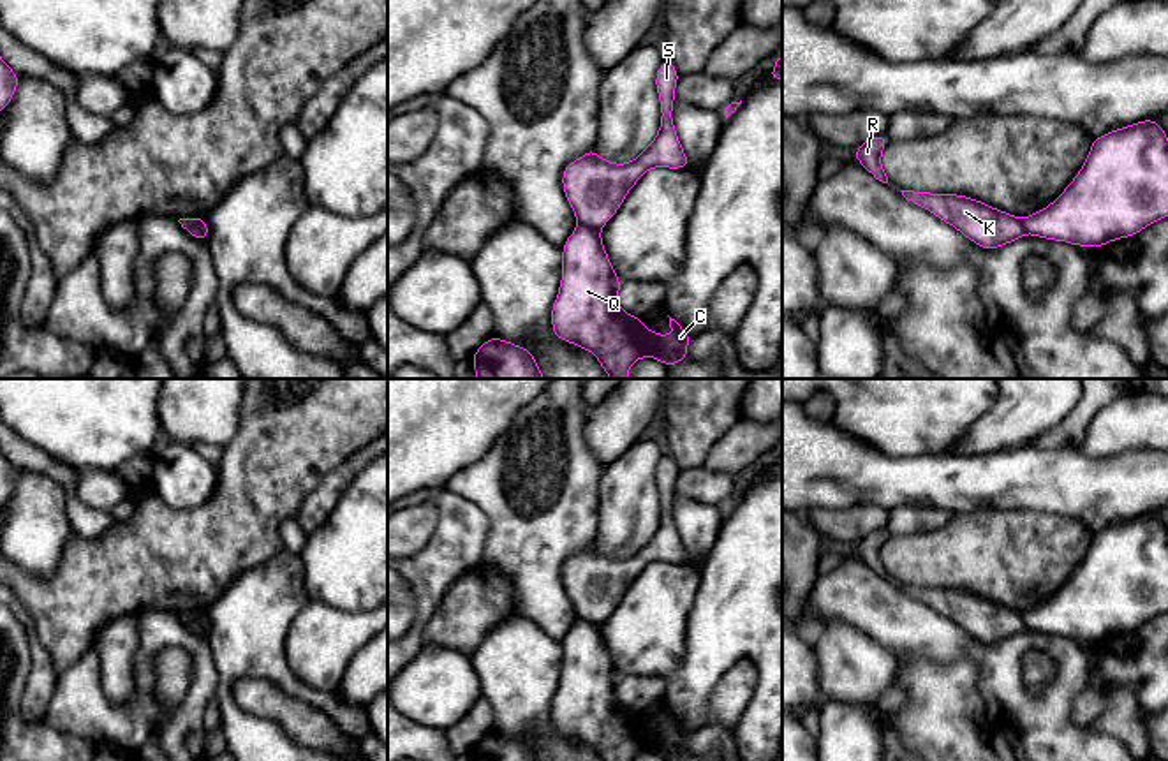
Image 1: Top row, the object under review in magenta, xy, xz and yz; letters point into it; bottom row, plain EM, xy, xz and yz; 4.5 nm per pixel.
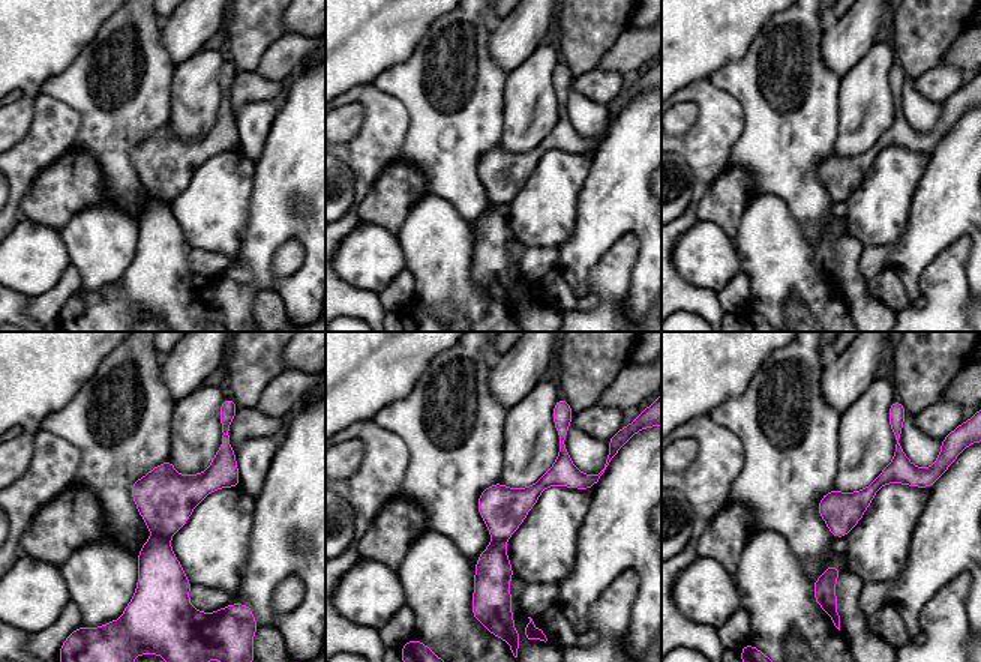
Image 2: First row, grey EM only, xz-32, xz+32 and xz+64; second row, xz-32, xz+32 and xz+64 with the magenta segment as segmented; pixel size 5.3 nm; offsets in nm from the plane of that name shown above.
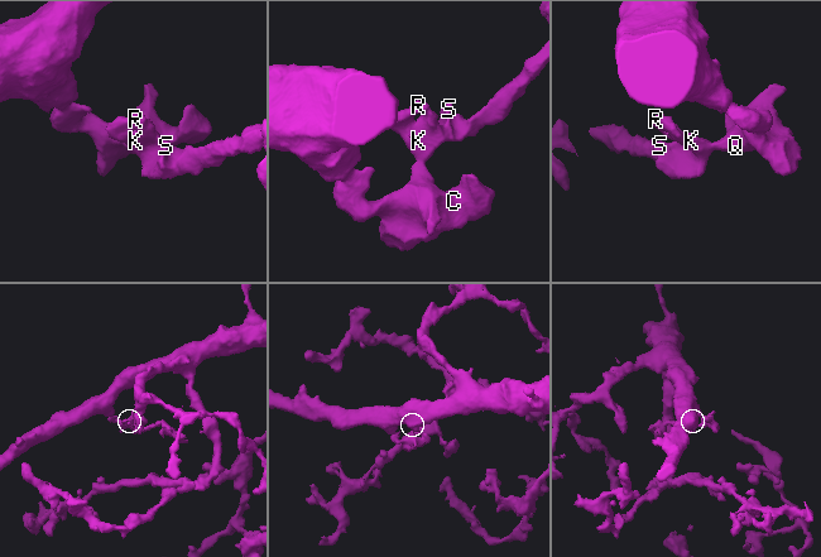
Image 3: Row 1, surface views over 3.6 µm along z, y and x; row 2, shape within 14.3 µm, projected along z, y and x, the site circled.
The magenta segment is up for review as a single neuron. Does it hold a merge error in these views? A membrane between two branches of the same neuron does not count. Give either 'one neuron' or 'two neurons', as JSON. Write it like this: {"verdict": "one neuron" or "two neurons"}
{"verdict": "two neurons"}

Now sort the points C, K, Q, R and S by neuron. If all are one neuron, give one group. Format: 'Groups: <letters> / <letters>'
Groups: C Q / K R S

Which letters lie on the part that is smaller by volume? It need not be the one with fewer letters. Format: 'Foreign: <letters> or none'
Foreign: K, R, S

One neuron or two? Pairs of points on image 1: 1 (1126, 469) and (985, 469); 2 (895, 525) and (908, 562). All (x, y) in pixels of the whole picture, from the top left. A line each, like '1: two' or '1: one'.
1: one
2: two

